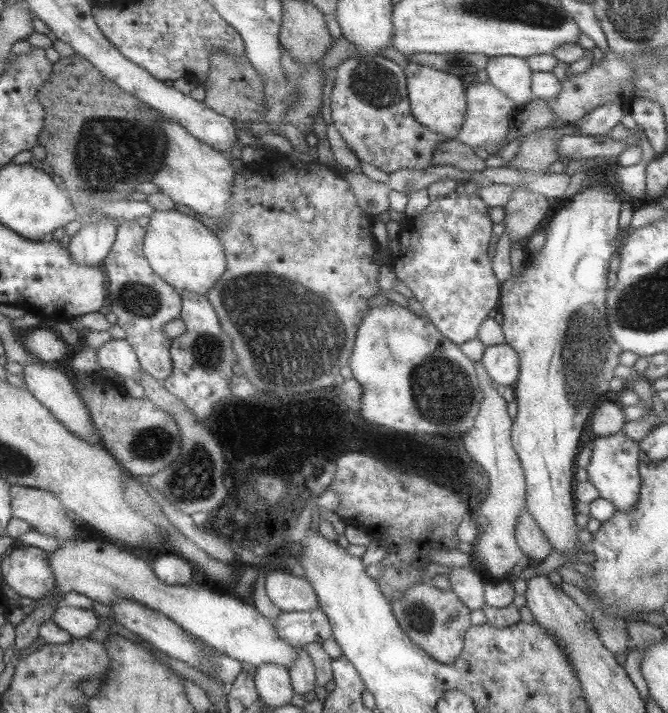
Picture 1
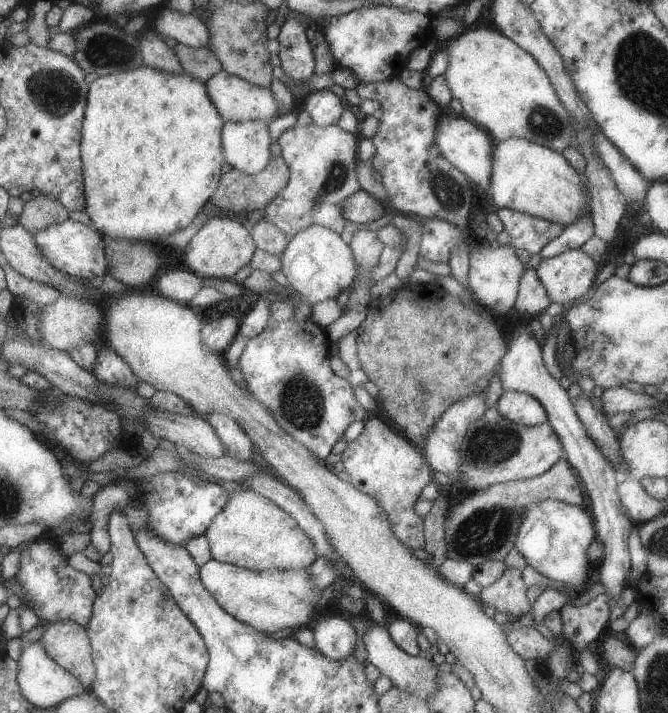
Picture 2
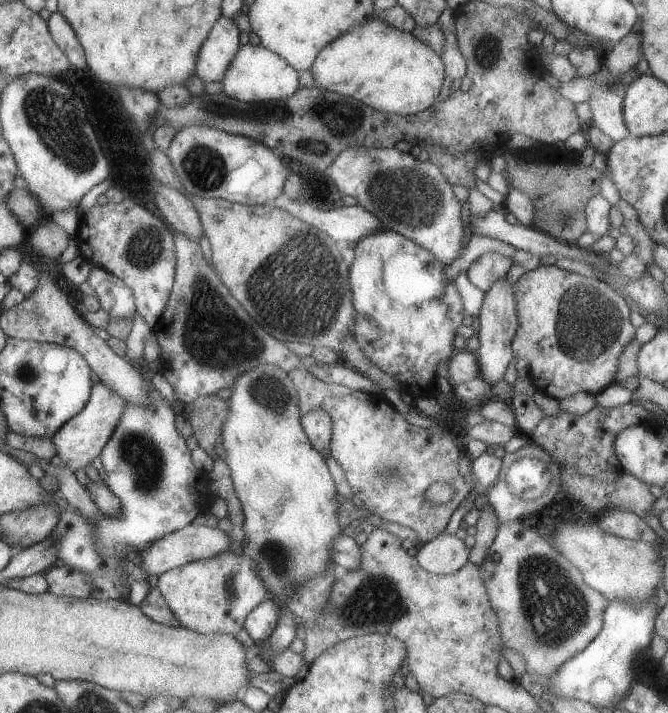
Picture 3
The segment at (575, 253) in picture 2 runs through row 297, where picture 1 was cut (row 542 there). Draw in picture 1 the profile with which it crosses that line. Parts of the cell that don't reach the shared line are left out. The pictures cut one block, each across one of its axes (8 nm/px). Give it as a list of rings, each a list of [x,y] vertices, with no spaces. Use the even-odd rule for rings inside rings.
[[[595,166],[591,172],[587,173],[587,178],[582,183],[581,188],[574,194],[567,202],[559,206],[549,223],[546,226],[546,240],[545,244],[541,246],[541,250],[526,259],[523,263],[522,270],[519,272],[519,276],[509,276],[507,280],[503,280],[500,283],[500,296],[499,296],[499,310],[503,315],[503,324],[500,328],[503,331],[504,342],[507,343],[517,353],[519,360],[519,375],[512,387],[514,400],[516,402],[517,414],[512,419],[510,439],[521,468],[524,472],[525,494],[526,494],[526,506],[527,512],[529,512],[533,521],[538,525],[541,530],[542,536],[549,542],[552,551],[559,554],[572,555],[572,561],[564,561],[563,566],[567,566],[573,569],[575,564],[574,555],[581,550],[581,544],[577,539],[578,529],[575,525],[575,504],[576,501],[573,498],[573,486],[575,484],[574,479],[574,461],[577,454],[580,452],[579,438],[581,438],[581,430],[587,422],[587,416],[591,414],[591,411],[597,404],[605,399],[604,395],[609,390],[609,380],[613,377],[613,369],[619,364],[619,355],[623,352],[611,338],[609,329],[606,328],[606,314],[605,310],[605,295],[607,294],[607,272],[609,271],[609,260],[616,252],[618,252],[619,243],[617,242],[617,234],[619,234],[619,227],[617,225],[617,218],[619,218],[619,210],[621,210],[621,202],[625,200],[623,191],[620,192],[619,186],[615,184],[615,181],[611,178],[611,170],[607,166]]]

